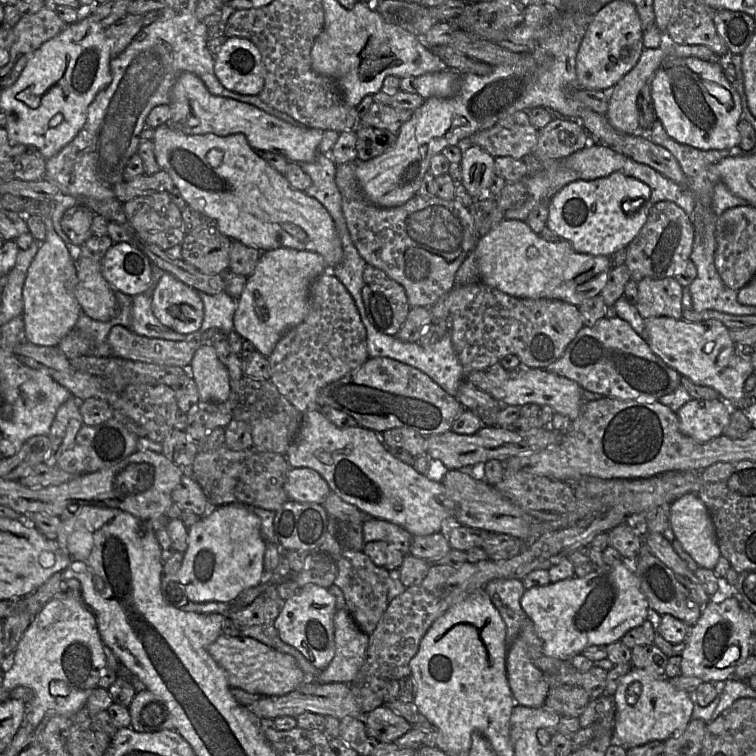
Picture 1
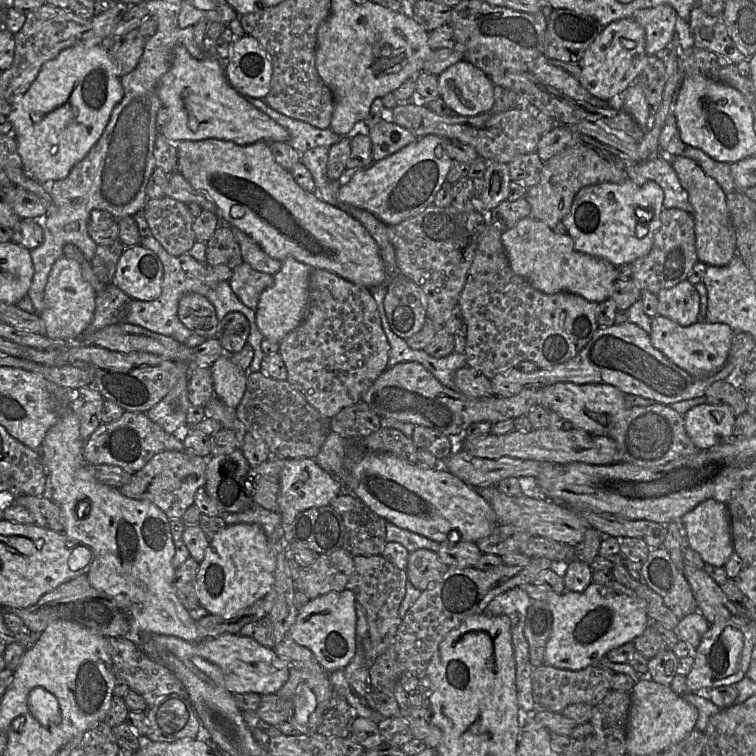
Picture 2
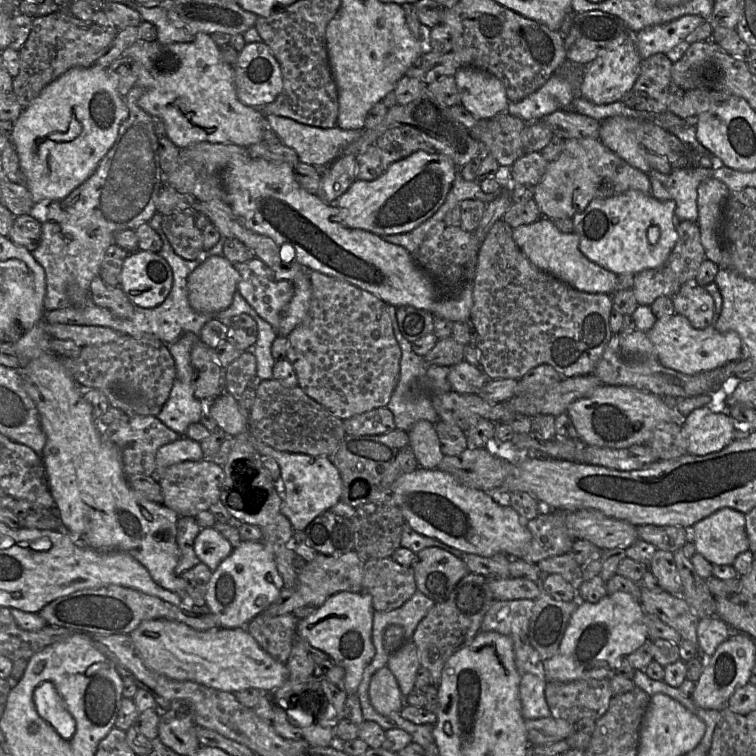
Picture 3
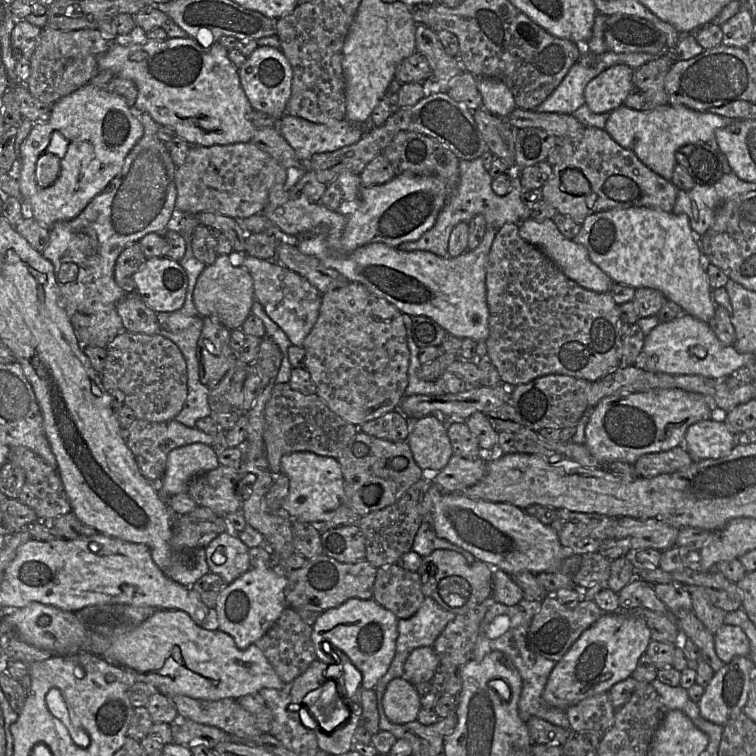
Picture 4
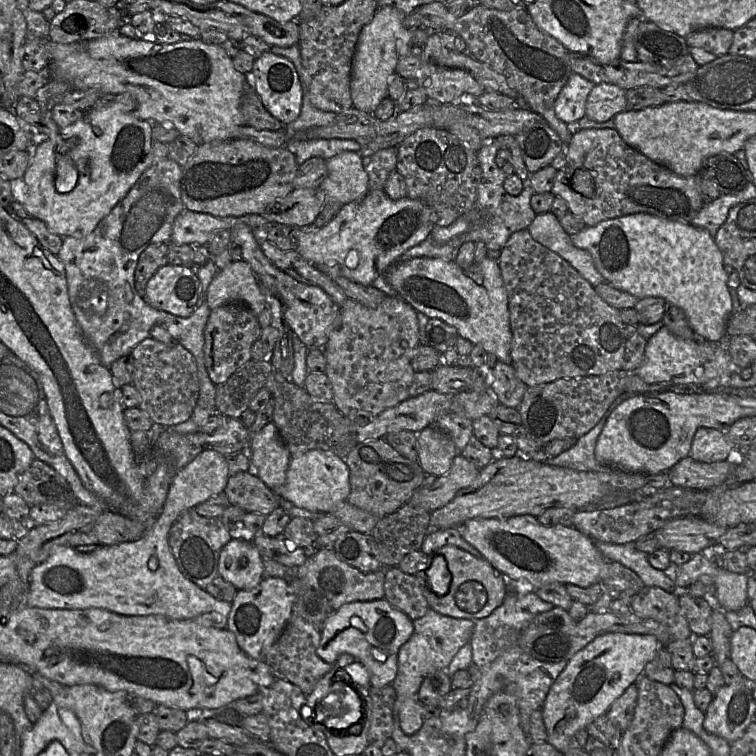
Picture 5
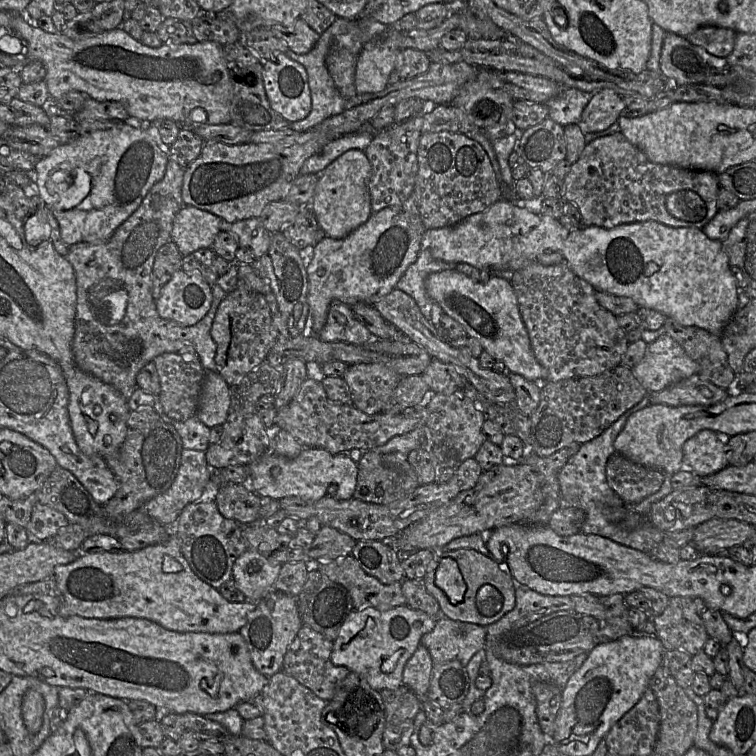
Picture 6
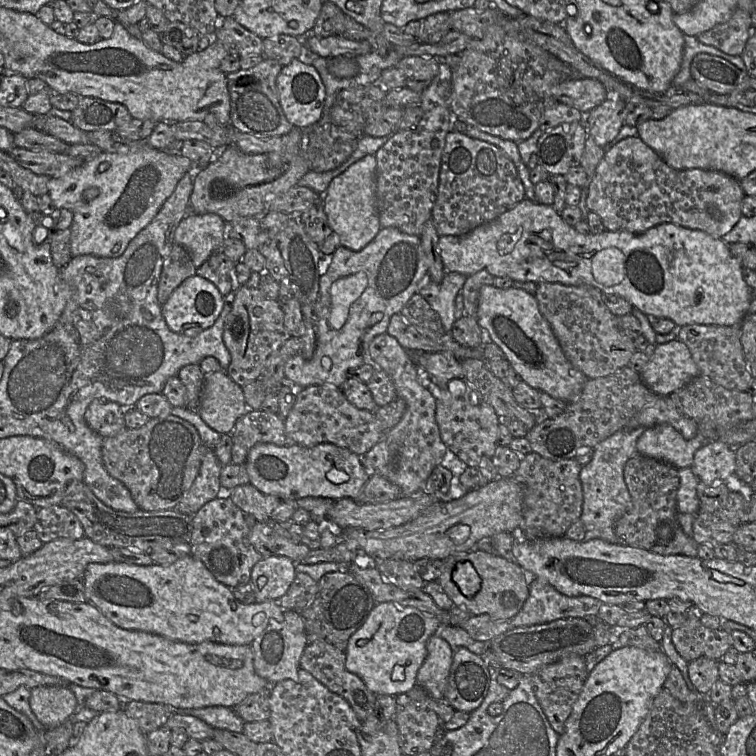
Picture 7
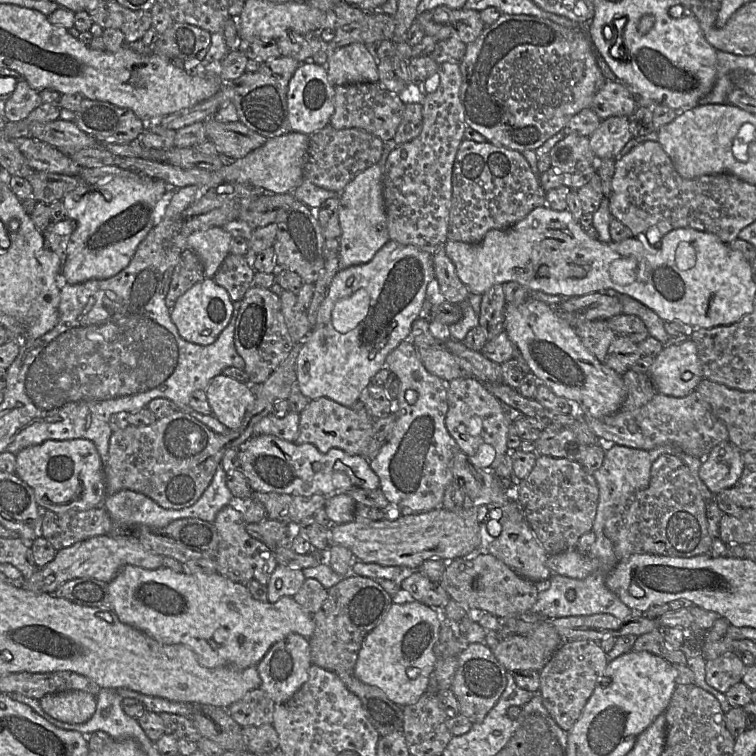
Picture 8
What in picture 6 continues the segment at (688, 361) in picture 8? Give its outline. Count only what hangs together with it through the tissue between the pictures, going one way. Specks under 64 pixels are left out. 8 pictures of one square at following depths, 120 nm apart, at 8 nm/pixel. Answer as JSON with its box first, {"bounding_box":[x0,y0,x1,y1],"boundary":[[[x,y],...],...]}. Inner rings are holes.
{"bounding_box":[631,333,699,392],"boundary":[[[667,333],[648,344],[642,361],[631,368],[648,392],[659,392],[699,374],[699,365]]]}

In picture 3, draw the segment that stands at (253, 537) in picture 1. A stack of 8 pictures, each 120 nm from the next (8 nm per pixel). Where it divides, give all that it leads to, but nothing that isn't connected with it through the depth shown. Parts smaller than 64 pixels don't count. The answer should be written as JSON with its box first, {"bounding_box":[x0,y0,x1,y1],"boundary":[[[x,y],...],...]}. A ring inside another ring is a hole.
{"bounding_box":[206,541,284,629],"boundary":[[[242,541],[234,548],[230,556],[224,559],[213,571],[206,594],[206,605],[215,615],[221,628],[232,629],[246,627],[275,602],[284,588],[283,578],[278,571],[274,556],[264,541]]]}

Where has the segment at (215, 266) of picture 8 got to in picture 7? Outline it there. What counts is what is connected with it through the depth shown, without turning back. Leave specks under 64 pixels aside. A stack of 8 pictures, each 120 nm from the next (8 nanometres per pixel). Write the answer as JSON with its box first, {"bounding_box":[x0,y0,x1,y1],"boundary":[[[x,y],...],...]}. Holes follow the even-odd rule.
{"bounding_box":[174,212,228,268],"boundary":[[[189,212],[174,232],[174,242],[185,248],[196,268],[218,251],[228,235],[227,223],[217,214]]]}

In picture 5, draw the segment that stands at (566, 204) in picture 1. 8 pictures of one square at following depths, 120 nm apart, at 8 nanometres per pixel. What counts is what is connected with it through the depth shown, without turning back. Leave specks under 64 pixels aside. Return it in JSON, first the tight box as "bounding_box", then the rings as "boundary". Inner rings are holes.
{"bounding_box":[571,213,732,342],"boundary":[[[634,213],[604,220],[571,235],[572,243],[586,250],[606,283],[632,294],[638,299],[661,297],[668,304],[679,307],[695,333],[709,342],[719,342],[726,334],[726,324],[732,314],[732,299],[723,255],[714,237],[704,228],[688,222],[671,221],[648,213]]]}

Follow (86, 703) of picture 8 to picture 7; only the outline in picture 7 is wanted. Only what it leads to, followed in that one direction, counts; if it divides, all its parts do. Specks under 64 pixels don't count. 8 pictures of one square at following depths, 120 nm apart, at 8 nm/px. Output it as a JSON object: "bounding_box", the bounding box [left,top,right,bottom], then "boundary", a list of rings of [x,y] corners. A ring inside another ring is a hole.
{"bounding_box":[29,686,80,728],"boundary":[[[39,686],[30,690],[29,705],[44,727],[55,728],[69,720],[80,707],[75,694],[66,687]]]}

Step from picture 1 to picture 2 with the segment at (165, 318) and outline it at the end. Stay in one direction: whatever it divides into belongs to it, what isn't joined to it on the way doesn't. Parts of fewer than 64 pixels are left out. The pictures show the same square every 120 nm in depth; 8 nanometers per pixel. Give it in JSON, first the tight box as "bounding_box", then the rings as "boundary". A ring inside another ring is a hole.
{"bounding_box":[177,293,220,339],"boundary":[[[197,293],[182,296],[179,300],[177,314],[179,320],[193,334],[206,339],[217,337],[220,322],[217,319],[215,308],[206,297]]]}

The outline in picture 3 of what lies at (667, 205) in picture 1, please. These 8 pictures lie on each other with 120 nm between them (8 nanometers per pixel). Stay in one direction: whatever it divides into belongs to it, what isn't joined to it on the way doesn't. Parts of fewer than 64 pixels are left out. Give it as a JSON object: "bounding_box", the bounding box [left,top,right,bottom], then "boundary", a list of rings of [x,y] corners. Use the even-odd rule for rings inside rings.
{"bounding_box":[633,217,706,306],"boundary":[[[676,217],[677,242],[667,260],[659,267],[643,270],[634,275],[633,291],[638,305],[650,306],[658,297],[672,297],[679,288],[690,282],[696,282],[701,263],[706,259],[705,250],[700,239],[697,222],[678,221]]]}

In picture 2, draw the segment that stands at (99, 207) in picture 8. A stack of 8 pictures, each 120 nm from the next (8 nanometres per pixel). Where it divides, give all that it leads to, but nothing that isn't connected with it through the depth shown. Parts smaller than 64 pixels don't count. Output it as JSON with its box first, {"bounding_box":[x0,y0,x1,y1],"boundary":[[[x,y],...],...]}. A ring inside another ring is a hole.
{"bounding_box":[7,45,122,184],"boundary":[[[74,45],[47,61],[29,89],[13,103],[7,116],[25,173],[40,184],[65,179],[97,143],[109,122],[112,110],[122,98],[120,76],[110,58],[109,50],[102,45]]]}

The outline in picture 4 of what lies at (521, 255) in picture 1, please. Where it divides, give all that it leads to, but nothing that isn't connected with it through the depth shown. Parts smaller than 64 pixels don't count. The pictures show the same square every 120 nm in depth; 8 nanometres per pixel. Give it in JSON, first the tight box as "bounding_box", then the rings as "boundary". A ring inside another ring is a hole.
{"bounding_box":[519,219,613,293],"boundary":[[[526,219],[519,223],[519,235],[530,245],[540,249],[567,278],[579,286],[597,293],[607,293],[613,285],[610,276],[592,262],[585,246],[567,239],[552,219],[543,221]]]}

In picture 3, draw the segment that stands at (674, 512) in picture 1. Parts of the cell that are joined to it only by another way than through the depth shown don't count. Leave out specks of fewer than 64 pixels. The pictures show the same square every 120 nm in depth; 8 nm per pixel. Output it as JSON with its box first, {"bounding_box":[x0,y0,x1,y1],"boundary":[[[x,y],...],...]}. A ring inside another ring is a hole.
{"bounding_box":[688,509,749,565],"boundary":[[[720,509],[688,529],[691,529],[697,552],[712,564],[732,565],[741,552],[749,550],[745,514],[738,510]]]}

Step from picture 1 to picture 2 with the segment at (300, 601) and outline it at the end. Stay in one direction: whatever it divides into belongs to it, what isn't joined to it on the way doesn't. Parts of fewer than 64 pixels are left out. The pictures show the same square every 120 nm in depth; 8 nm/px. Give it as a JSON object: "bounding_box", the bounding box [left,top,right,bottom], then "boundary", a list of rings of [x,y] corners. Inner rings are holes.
{"bounding_box":[292,590,357,673],"boundary":[[[350,590],[333,591],[311,599],[300,610],[292,626],[293,639],[310,649],[323,668],[332,673],[345,668],[357,653],[357,601]]]}

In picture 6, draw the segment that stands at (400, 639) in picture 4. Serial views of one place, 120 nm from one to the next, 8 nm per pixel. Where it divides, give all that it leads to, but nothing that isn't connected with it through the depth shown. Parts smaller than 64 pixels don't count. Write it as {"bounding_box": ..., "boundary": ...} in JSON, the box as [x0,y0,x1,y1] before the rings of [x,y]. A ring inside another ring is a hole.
{"bounding_box":[420,617,486,666],"boundary":[[[438,617],[435,627],[432,631],[423,635],[420,645],[427,648],[433,664],[445,664],[449,661],[457,660],[463,666],[466,666],[470,659],[485,647],[486,627],[469,622],[461,622]]]}

